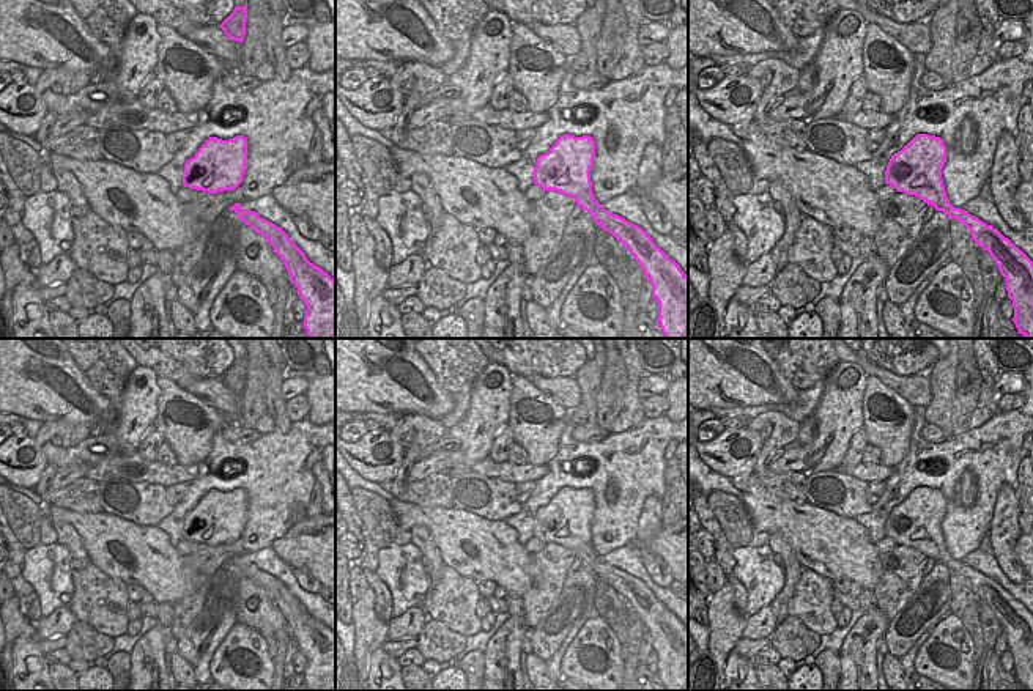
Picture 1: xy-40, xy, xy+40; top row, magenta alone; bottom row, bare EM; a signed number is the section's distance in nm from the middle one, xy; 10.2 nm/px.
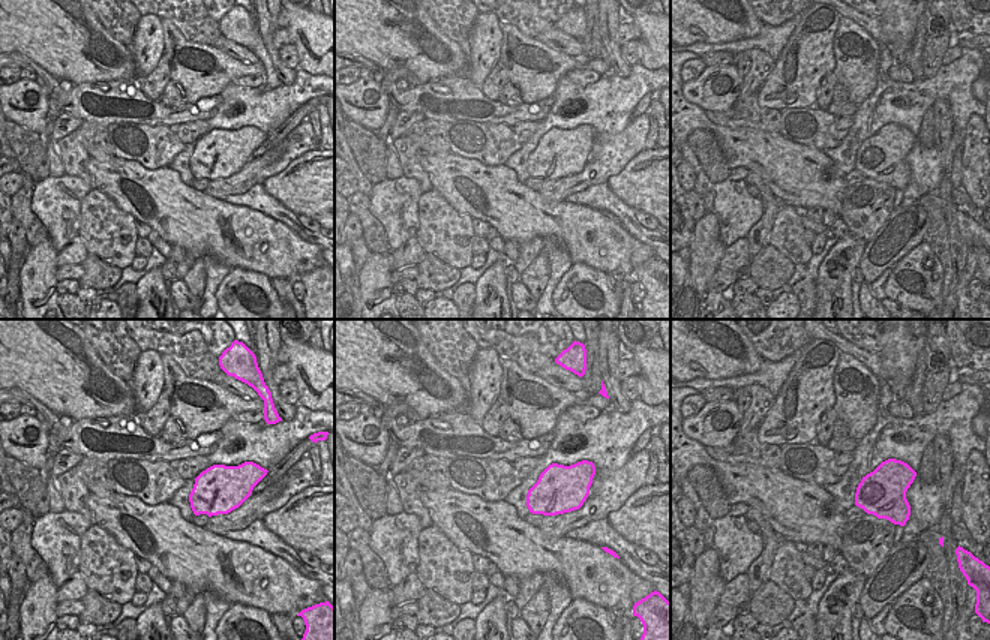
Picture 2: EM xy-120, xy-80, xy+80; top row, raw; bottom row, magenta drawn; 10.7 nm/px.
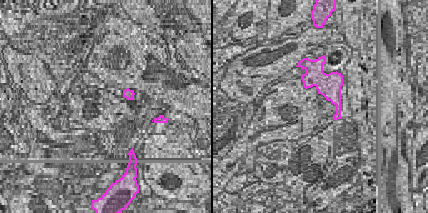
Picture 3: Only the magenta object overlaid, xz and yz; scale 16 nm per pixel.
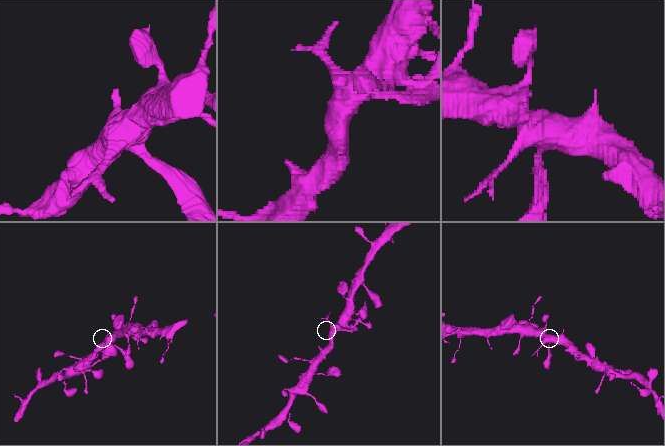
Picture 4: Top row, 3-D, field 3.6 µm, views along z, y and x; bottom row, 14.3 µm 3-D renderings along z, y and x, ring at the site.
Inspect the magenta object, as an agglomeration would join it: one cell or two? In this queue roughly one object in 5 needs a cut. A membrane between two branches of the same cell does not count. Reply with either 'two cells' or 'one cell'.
one cell

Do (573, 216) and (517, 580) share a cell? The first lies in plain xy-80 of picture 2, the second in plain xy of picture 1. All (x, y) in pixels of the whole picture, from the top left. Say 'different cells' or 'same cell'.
same cell

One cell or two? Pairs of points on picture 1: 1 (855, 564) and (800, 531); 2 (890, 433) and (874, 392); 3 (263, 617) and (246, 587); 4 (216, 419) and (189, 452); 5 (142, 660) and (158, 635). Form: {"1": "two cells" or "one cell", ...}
{"1": "one cell", "2": "one cell", "3": "one cell", "4": "one cell", "5": "one cell"}

